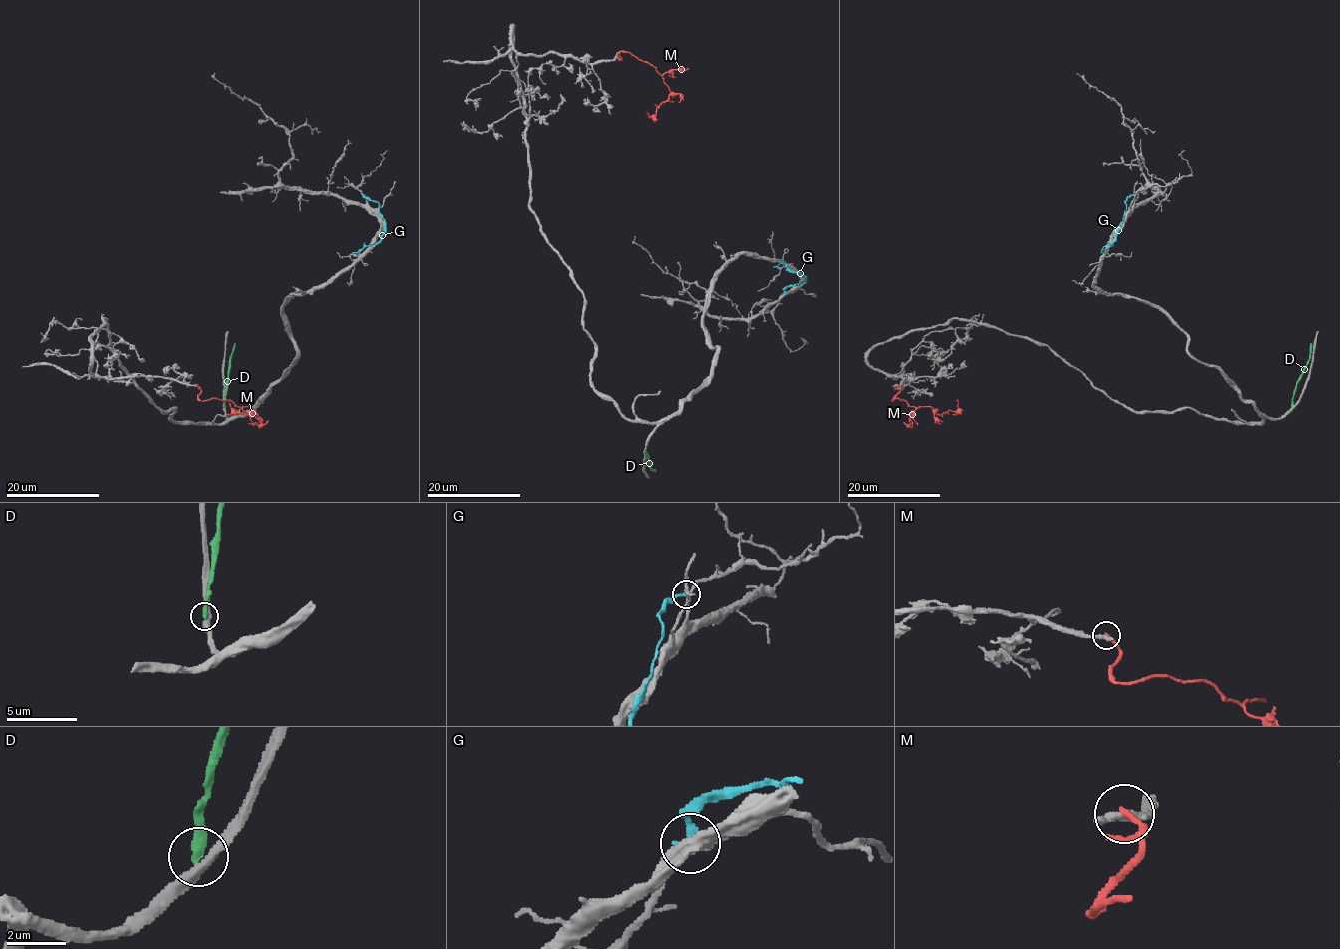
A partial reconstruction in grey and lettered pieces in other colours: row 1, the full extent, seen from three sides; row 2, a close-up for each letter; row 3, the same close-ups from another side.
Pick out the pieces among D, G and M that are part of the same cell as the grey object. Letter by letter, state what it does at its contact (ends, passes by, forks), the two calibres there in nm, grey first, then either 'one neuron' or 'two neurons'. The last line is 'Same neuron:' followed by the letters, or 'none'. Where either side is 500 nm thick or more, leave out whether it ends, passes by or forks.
D: it ends | 380/380 nm | two neurons
G: it ends | 200/220 nm | two neurons
M: it ends | 400/240 nm | two neurons
Same neuron: none

